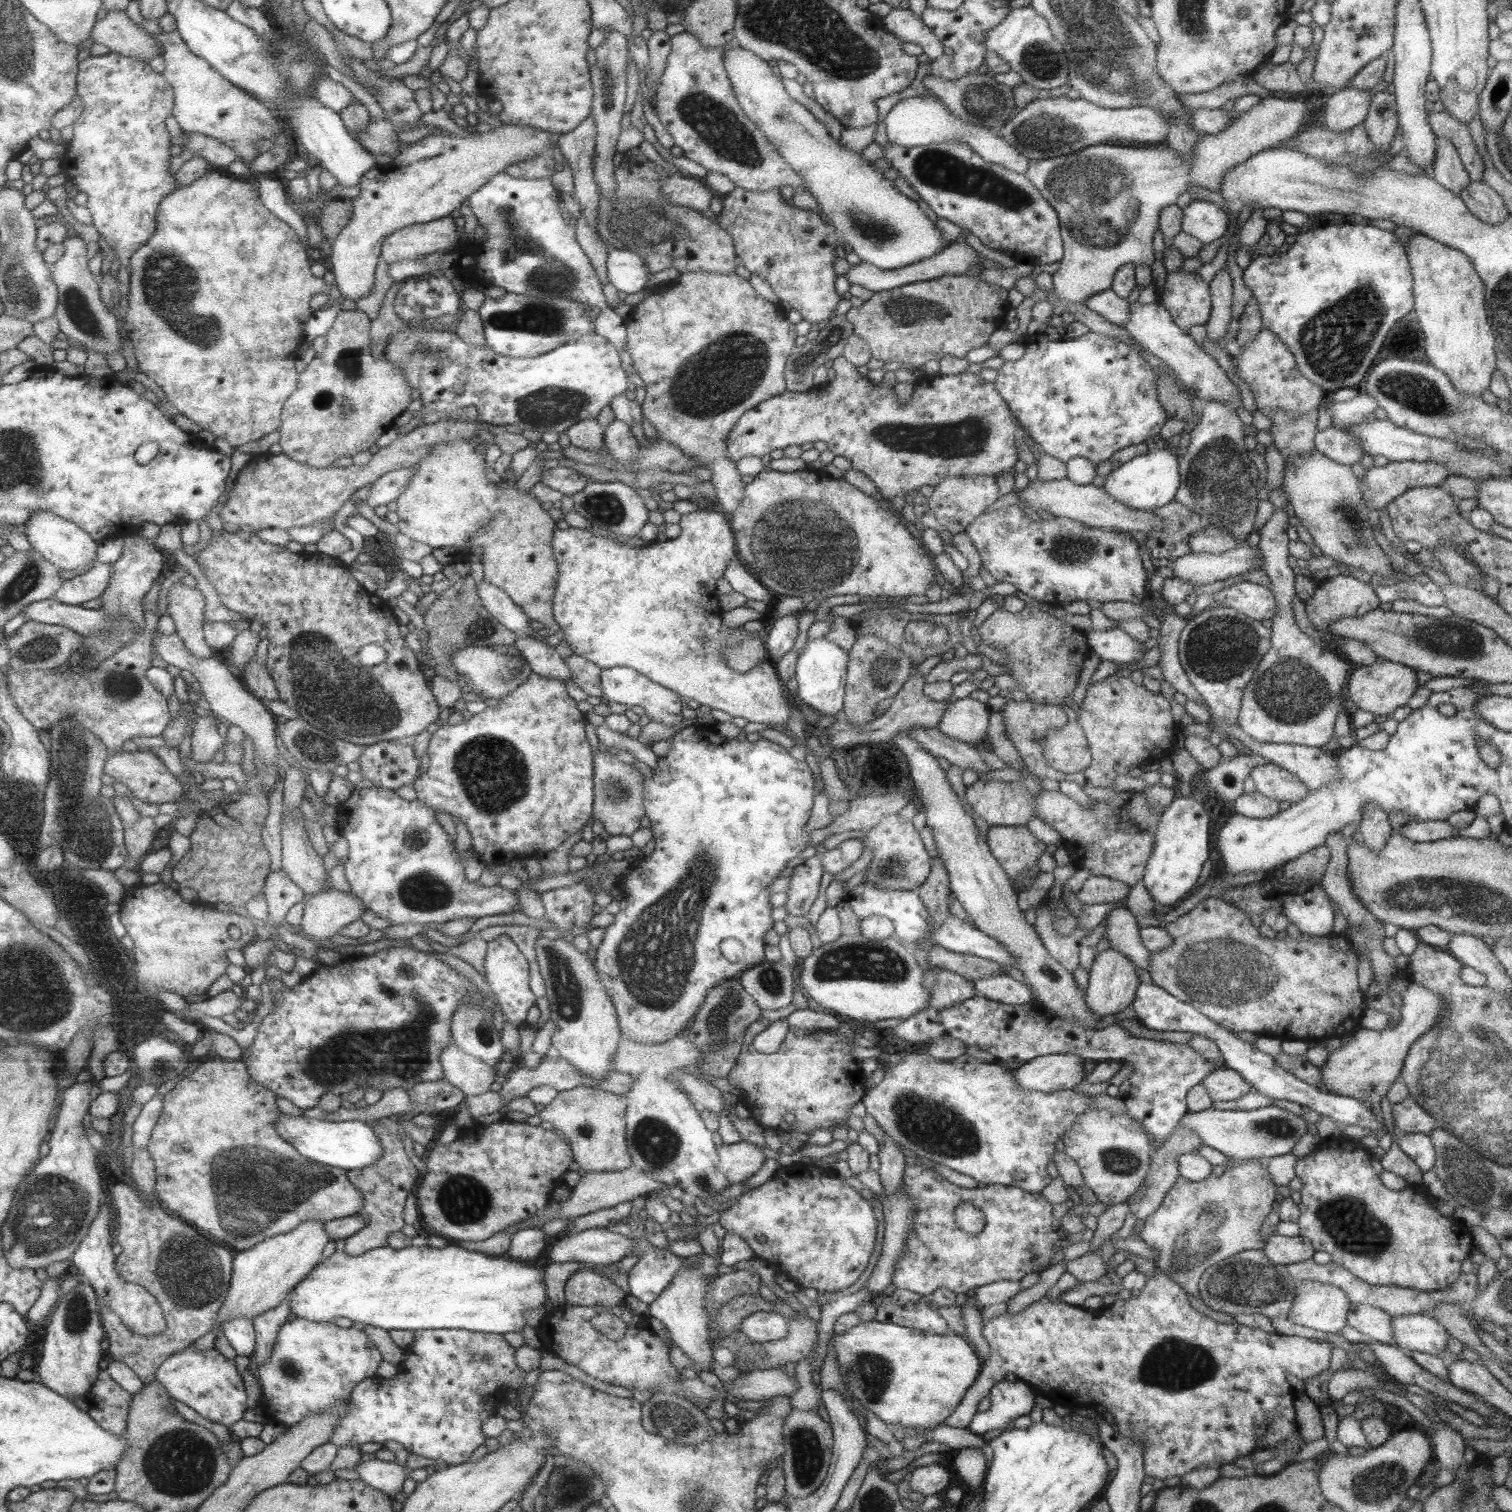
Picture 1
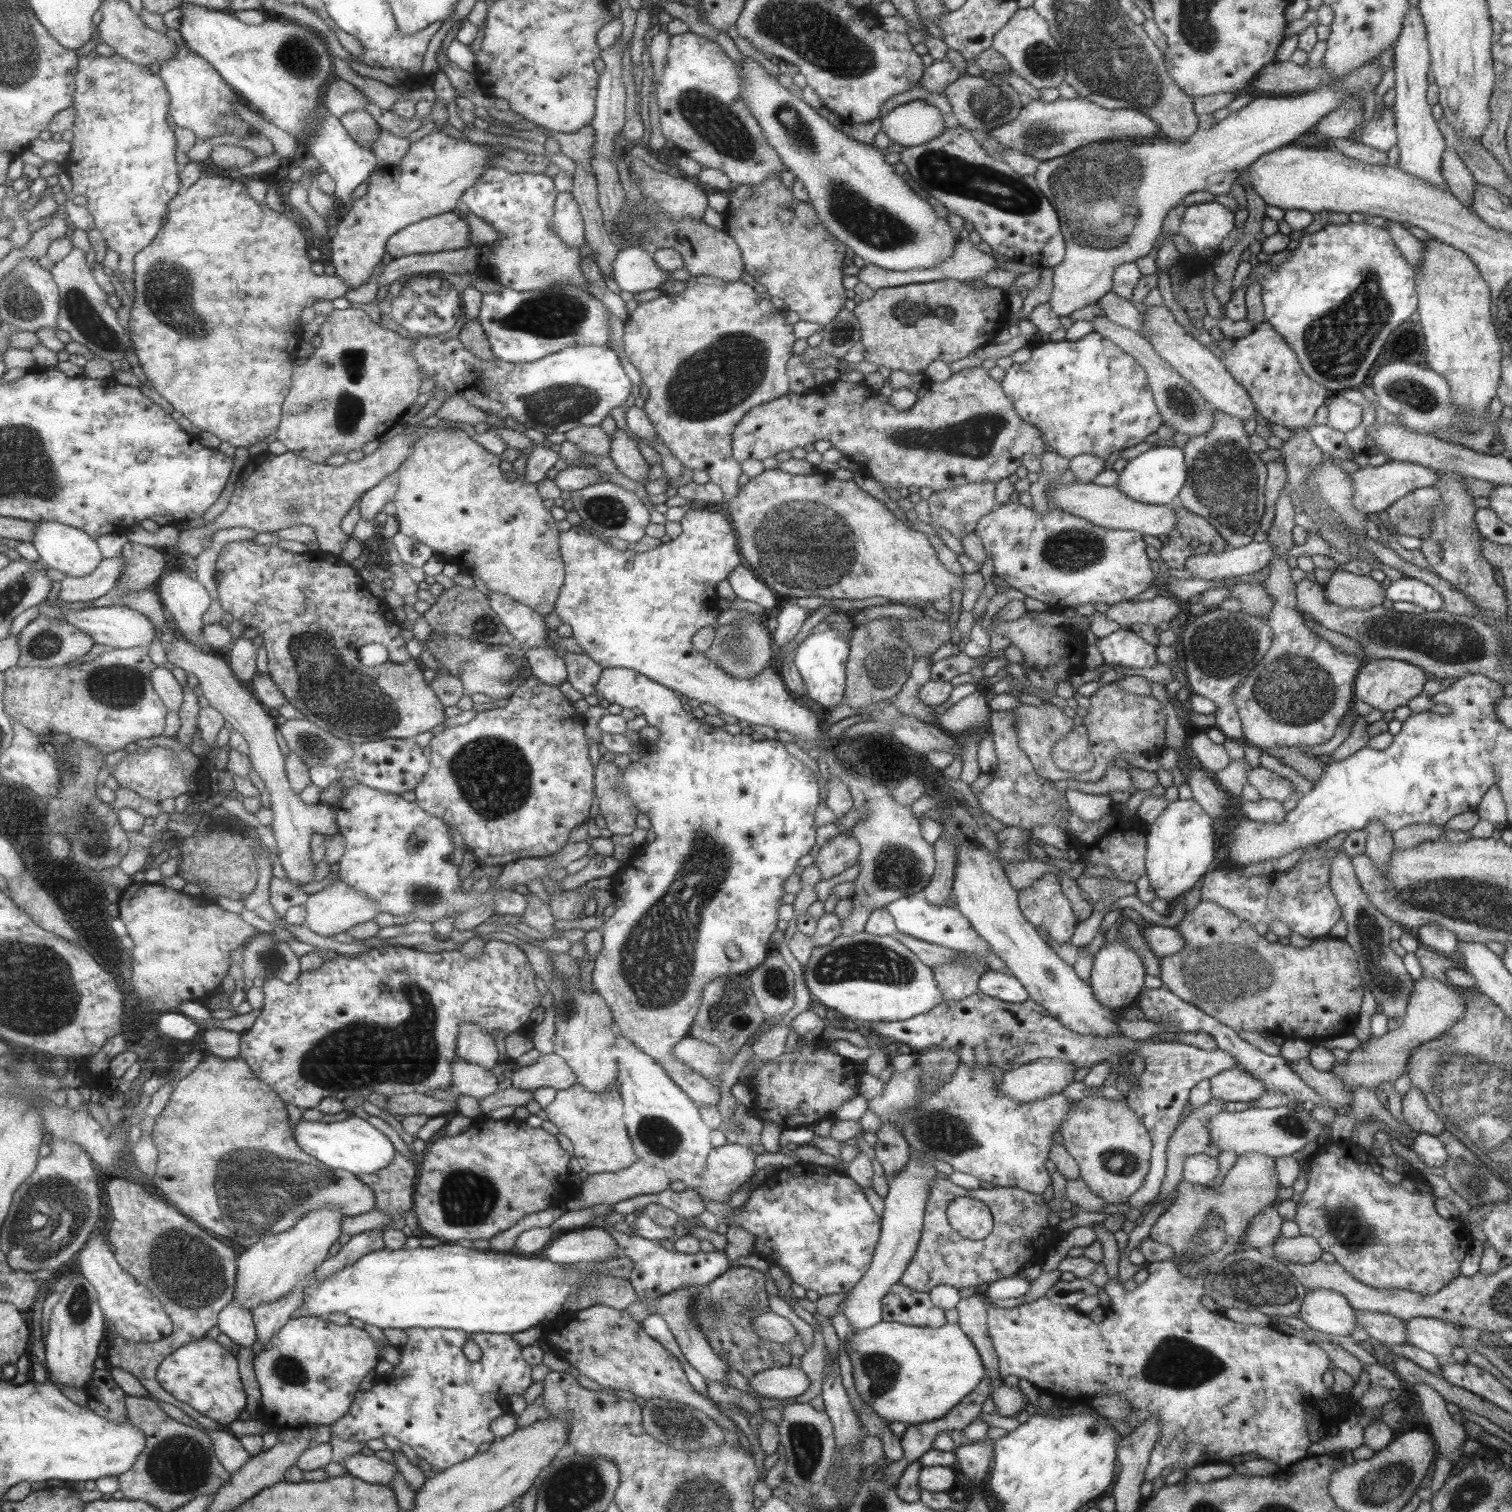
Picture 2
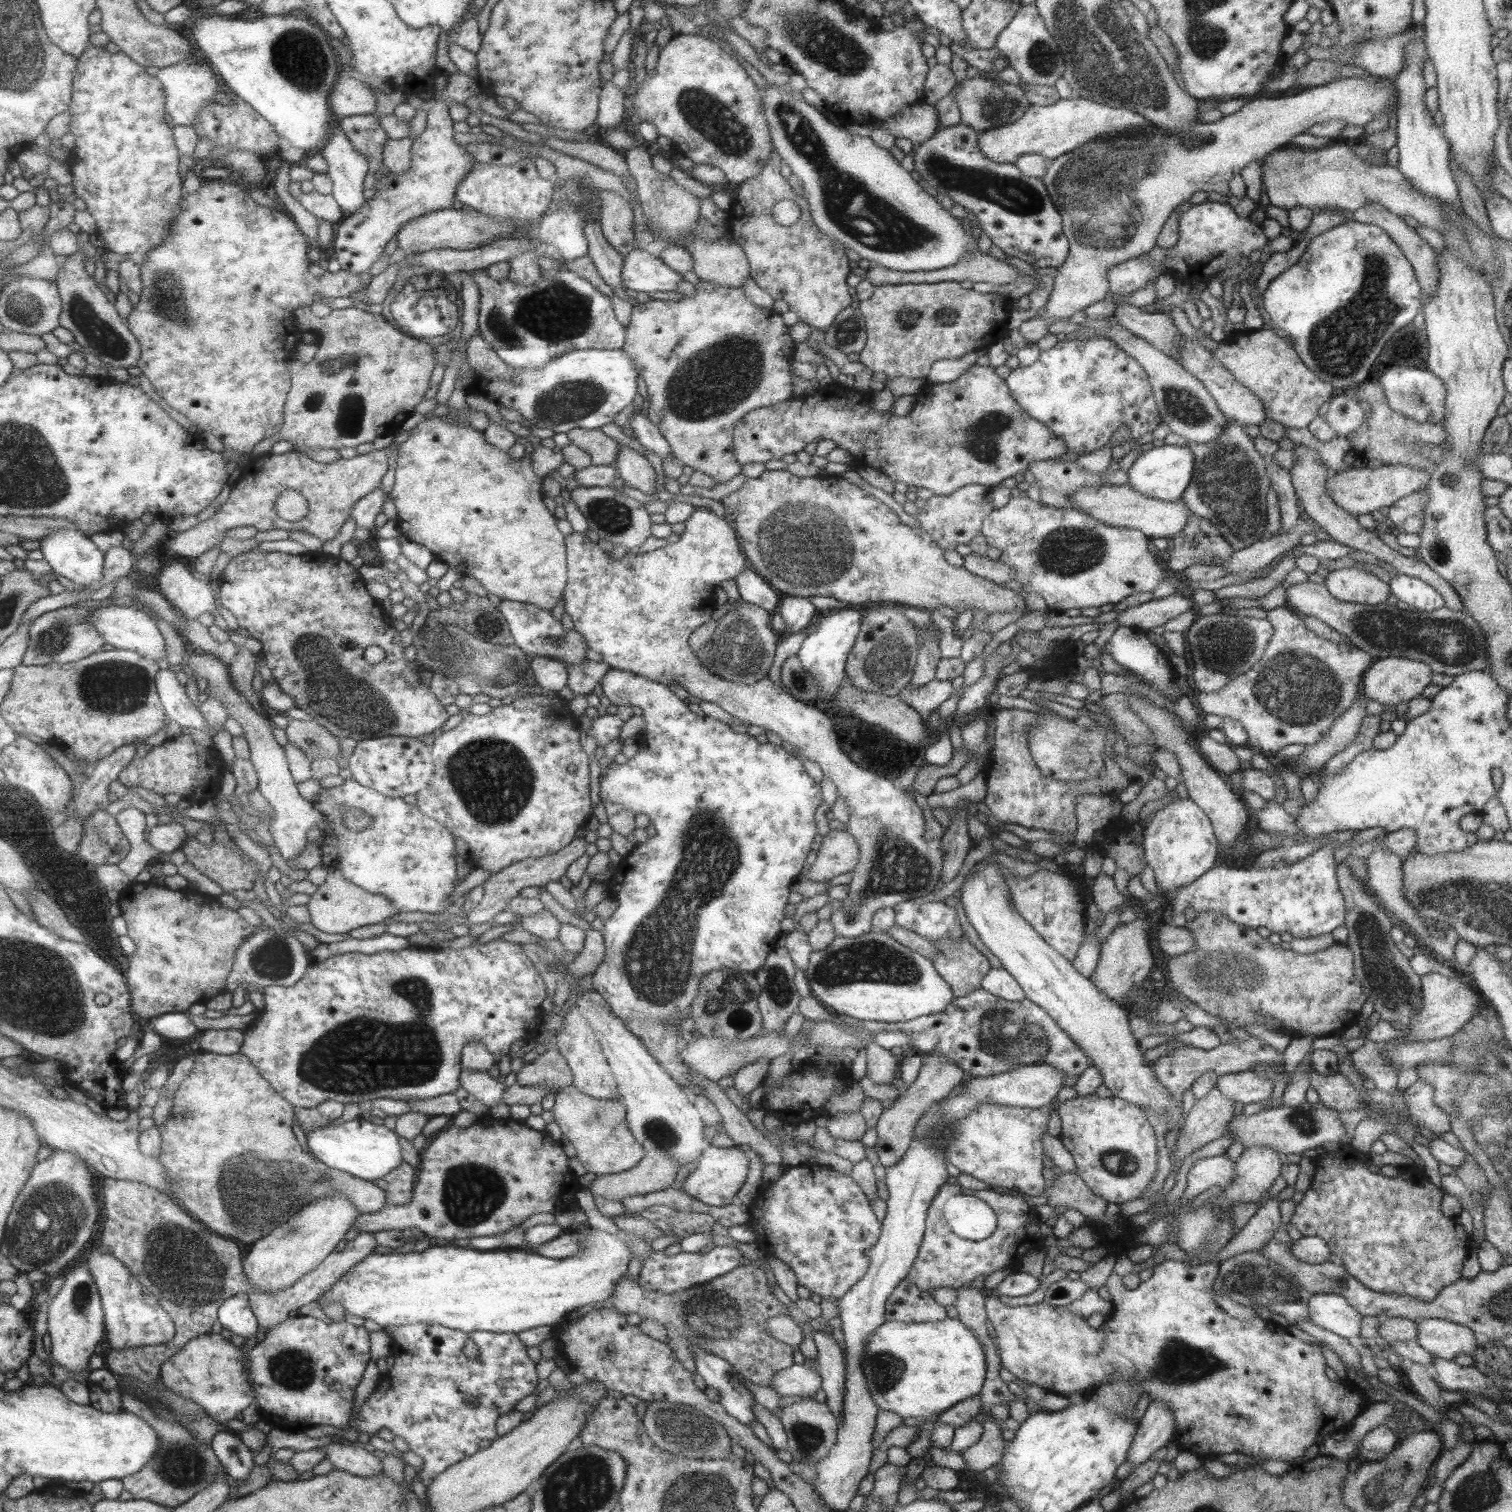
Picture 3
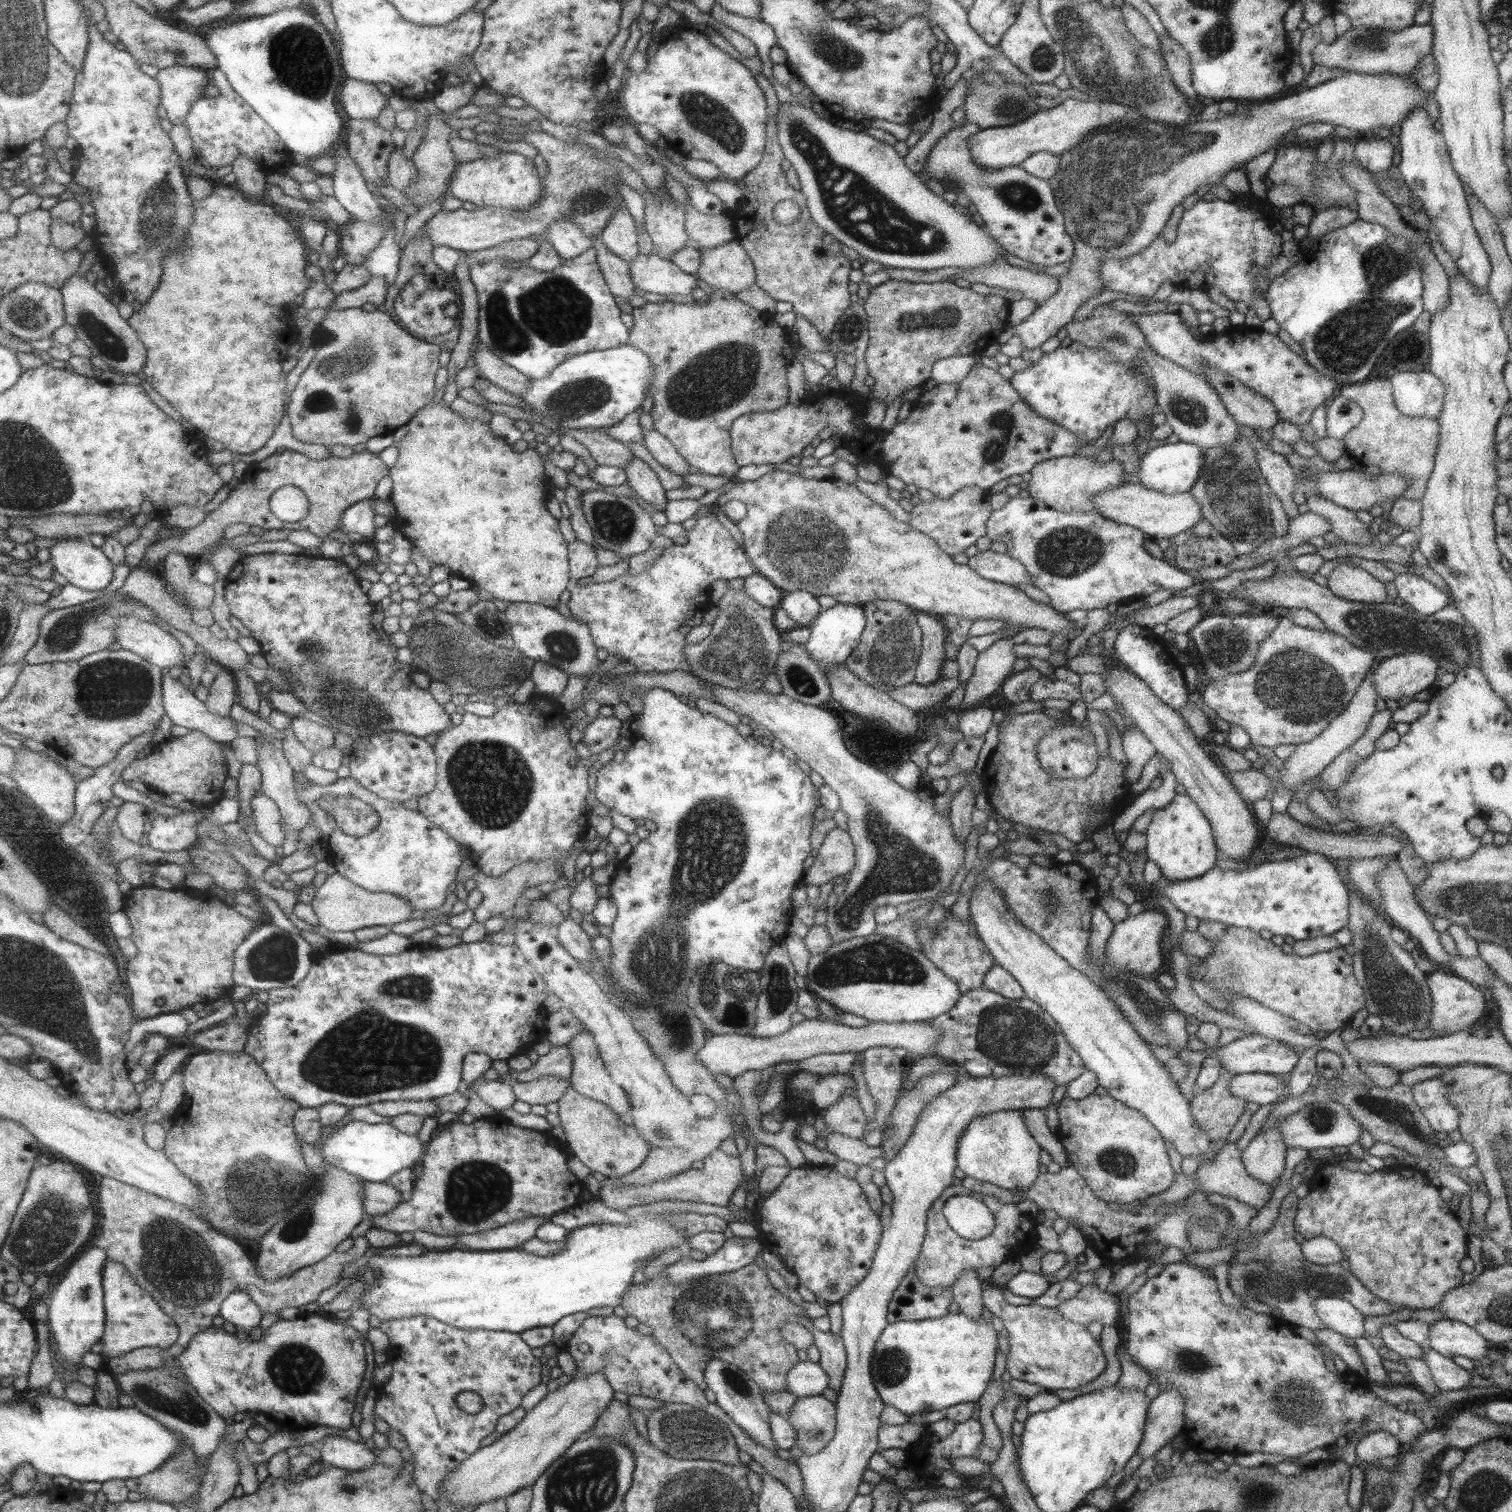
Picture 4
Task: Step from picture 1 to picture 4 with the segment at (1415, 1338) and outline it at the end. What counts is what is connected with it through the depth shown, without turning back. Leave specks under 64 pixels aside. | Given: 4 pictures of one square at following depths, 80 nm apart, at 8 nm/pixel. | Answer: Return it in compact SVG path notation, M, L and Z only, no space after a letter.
M1440 1319L1428 1326L1427 1348L1446 1356L1466 1356L1479 1360L1487 1354L1490 1341L1463 1322Z

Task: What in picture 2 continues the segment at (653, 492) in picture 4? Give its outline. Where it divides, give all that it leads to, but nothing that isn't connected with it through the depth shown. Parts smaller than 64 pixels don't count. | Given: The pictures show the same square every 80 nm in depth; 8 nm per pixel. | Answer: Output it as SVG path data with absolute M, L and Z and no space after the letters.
M618 427L610 438L611 444L609 444L607 455L612 458L617 470L624 477L635 480L637 484L644 484L650 466L639 453L637 442Z

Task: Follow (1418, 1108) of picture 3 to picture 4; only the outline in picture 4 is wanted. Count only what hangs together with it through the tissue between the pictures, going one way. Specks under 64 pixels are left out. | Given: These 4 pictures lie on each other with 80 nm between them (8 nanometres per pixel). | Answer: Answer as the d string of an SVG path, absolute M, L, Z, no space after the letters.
M1438 1077L1417 1082L1410 1086L1414 1103L1429 1121L1429 1127L1437 1132L1453 1132L1459 1124L1459 1113L1446 1098L1446 1088Z

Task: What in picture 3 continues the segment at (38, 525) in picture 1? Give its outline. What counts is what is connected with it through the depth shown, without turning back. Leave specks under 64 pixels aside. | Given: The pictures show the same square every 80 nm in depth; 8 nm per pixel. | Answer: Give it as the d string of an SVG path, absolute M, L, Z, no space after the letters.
M55 529L40 541L40 550L44 559L59 575L66 576L79 584L90 585L100 583L104 573L106 553L98 544L79 529Z

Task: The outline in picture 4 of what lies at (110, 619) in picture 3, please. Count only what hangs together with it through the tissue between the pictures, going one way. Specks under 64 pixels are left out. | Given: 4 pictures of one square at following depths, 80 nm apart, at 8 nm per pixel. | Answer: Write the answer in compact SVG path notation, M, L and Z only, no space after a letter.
M123 615L118 618L118 627L116 630L117 643L121 645L122 649L139 654L145 660L149 660L151 664L170 670L175 666L185 668L190 663L188 661L185 664L185 654L183 654L181 642L171 636L167 630L163 630L161 626L157 626L154 622L144 621L139 617L132 617L131 615Z

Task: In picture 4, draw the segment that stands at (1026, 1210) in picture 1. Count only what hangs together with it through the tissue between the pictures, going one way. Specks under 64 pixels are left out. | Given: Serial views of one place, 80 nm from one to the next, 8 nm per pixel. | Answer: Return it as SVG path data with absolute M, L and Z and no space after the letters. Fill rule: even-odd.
M947 1186L938 1199L935 1199L926 1214L926 1233L922 1240L921 1251L915 1260L914 1275L923 1286L952 1286L966 1270L979 1270L979 1268L997 1267L1005 1261L1019 1260L1023 1253L1036 1246L1034 1217L1024 1213L1016 1202L1005 1202L975 1194L973 1191L960 1186ZM951 1196L971 1196L982 1200L985 1206L993 1213L995 1226L992 1233L979 1240L967 1240L957 1236L945 1222L941 1210L945 1201Z

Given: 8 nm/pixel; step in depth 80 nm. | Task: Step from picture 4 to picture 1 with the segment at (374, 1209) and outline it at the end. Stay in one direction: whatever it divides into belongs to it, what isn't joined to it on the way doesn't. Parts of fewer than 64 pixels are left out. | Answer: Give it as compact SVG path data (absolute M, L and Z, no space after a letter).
M211 1055L206 1059L199 1061L194 1069L188 1073L182 1080L176 1081L174 1085L168 1088L165 1094L163 1114L155 1126L153 1136L148 1145L149 1153L153 1153L153 1161L156 1164L157 1185L156 1191L161 1204L175 1216L181 1217L185 1222L194 1225L203 1234L213 1234L217 1238L223 1238L221 1242L235 1246L235 1249L244 1251L253 1248L265 1239L280 1234L287 1234L296 1230L300 1224L308 1220L335 1220L343 1217L355 1215L364 1207L365 1197L353 1182L349 1181L348 1170L336 1168L328 1164L317 1163L301 1155L297 1148L293 1147L289 1141L281 1138L277 1133L277 1120L281 1117L281 1110L277 1107L275 1098L279 1097L272 1089L264 1084L257 1082L248 1069L245 1060L225 1060L222 1057Z

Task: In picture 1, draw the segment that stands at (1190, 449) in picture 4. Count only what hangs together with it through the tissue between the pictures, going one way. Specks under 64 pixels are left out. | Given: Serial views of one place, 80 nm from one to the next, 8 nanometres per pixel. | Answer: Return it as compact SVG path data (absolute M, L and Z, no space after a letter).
M1164 448L1147 451L1131 458L1129 461L1115 464L1113 469L1104 476L1101 488L1117 502L1133 510L1153 510L1174 500L1174 494L1179 486L1178 464L1174 452Z

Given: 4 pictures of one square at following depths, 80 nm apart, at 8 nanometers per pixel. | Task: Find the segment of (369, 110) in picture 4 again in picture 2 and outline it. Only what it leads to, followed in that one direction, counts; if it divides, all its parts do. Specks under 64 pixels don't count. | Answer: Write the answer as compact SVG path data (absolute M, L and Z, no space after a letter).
M337 79L326 86L322 102L323 107L342 118L350 110L365 109L368 100L353 84Z

